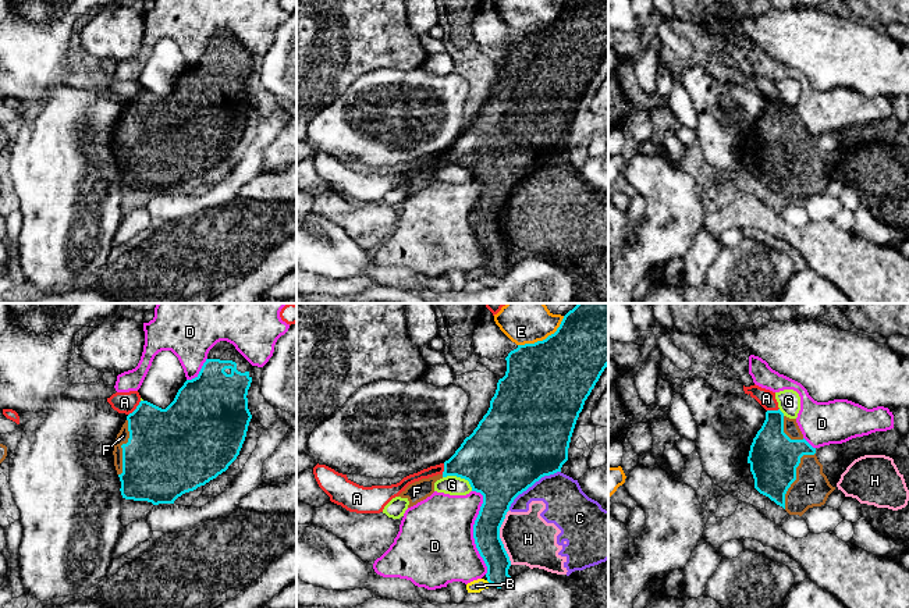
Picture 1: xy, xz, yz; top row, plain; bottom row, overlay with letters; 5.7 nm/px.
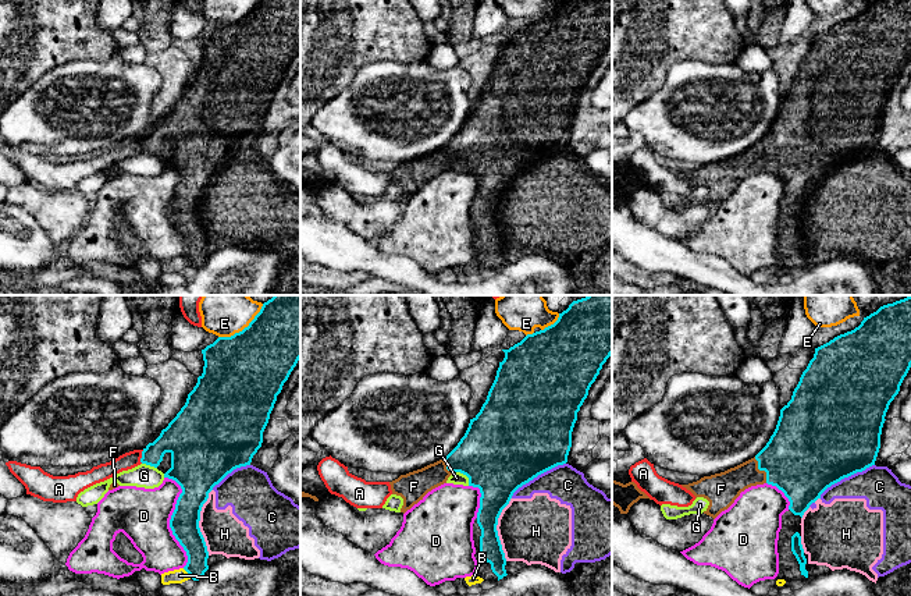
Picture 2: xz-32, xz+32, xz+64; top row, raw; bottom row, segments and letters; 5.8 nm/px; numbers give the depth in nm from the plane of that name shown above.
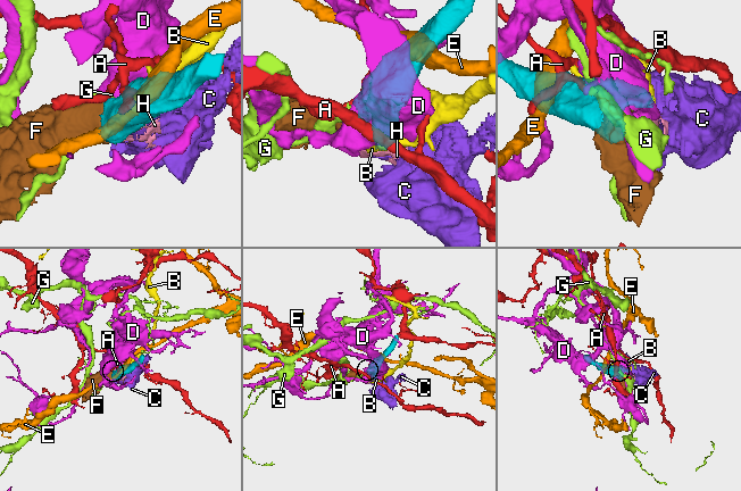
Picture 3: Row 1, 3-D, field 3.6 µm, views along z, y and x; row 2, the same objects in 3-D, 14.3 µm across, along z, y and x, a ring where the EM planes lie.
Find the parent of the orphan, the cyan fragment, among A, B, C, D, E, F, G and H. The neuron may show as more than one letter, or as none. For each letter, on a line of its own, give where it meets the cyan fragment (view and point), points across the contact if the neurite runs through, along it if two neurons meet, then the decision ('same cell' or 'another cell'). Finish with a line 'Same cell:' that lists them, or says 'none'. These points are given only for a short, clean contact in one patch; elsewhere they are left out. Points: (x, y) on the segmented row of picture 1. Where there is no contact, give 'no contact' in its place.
A: xy (137, 408) | along xy (141, 401), (128, 415) | another cell
B: xz (489, 582) | another cell
C: xz (532, 484) | another cell
D: xz (473, 530) | another cell
E: xz (543, 340) | another cell
F: yz (795, 476) | same cell
G: xz (460, 476) | along xz (443, 476), (464, 477), (472, 490) | another cell
H: xz (499, 537) | another cell
Same cell: F

